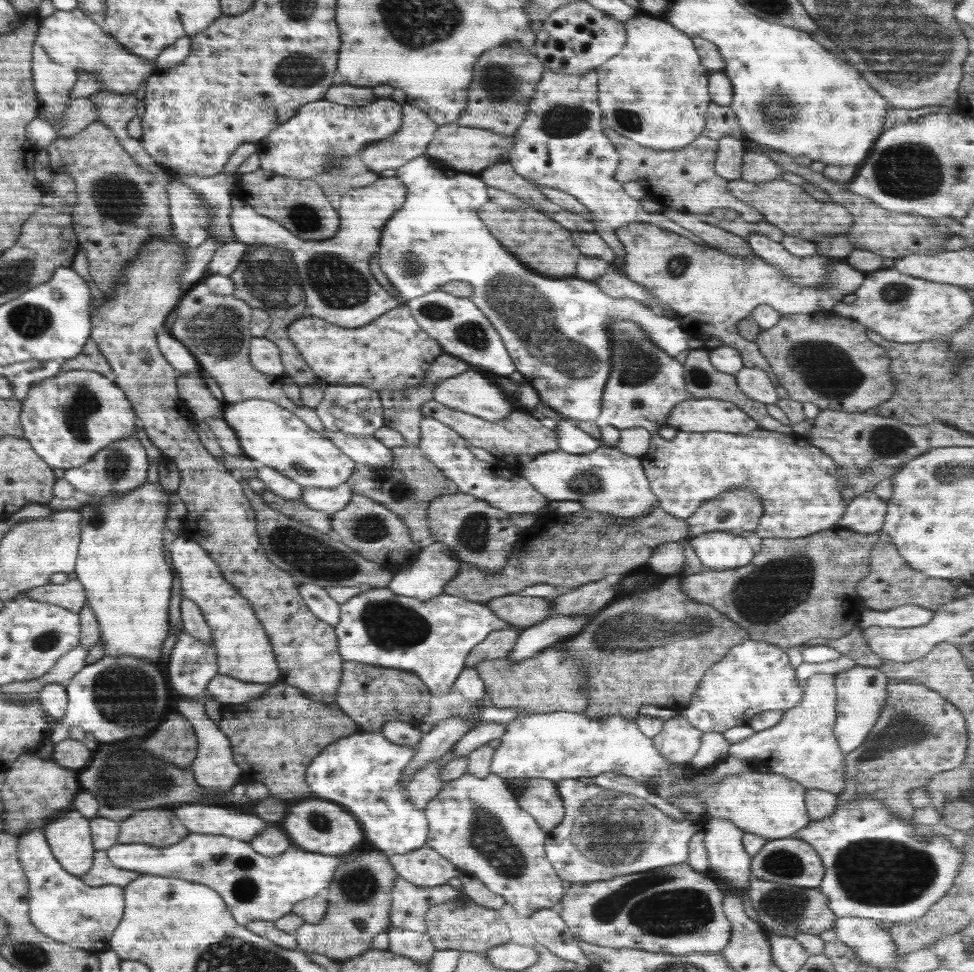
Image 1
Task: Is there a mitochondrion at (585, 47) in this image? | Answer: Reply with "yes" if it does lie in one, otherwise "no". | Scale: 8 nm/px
no

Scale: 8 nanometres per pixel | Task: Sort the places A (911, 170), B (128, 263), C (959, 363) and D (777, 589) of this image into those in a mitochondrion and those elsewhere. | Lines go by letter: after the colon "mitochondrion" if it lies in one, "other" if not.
A: mitochondrion
B: other
C: mitochondrion
D: mitochondrion

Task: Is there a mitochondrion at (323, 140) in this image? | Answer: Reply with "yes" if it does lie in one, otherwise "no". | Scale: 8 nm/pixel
no

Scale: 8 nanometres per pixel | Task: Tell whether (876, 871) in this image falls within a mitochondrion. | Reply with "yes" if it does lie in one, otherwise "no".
yes

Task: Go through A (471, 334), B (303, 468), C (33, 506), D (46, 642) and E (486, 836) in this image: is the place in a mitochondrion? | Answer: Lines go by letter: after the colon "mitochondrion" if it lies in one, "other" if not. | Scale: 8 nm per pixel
A: mitochondrion
B: mitochondrion
C: other
D: mitochondrion
E: mitochondrion

